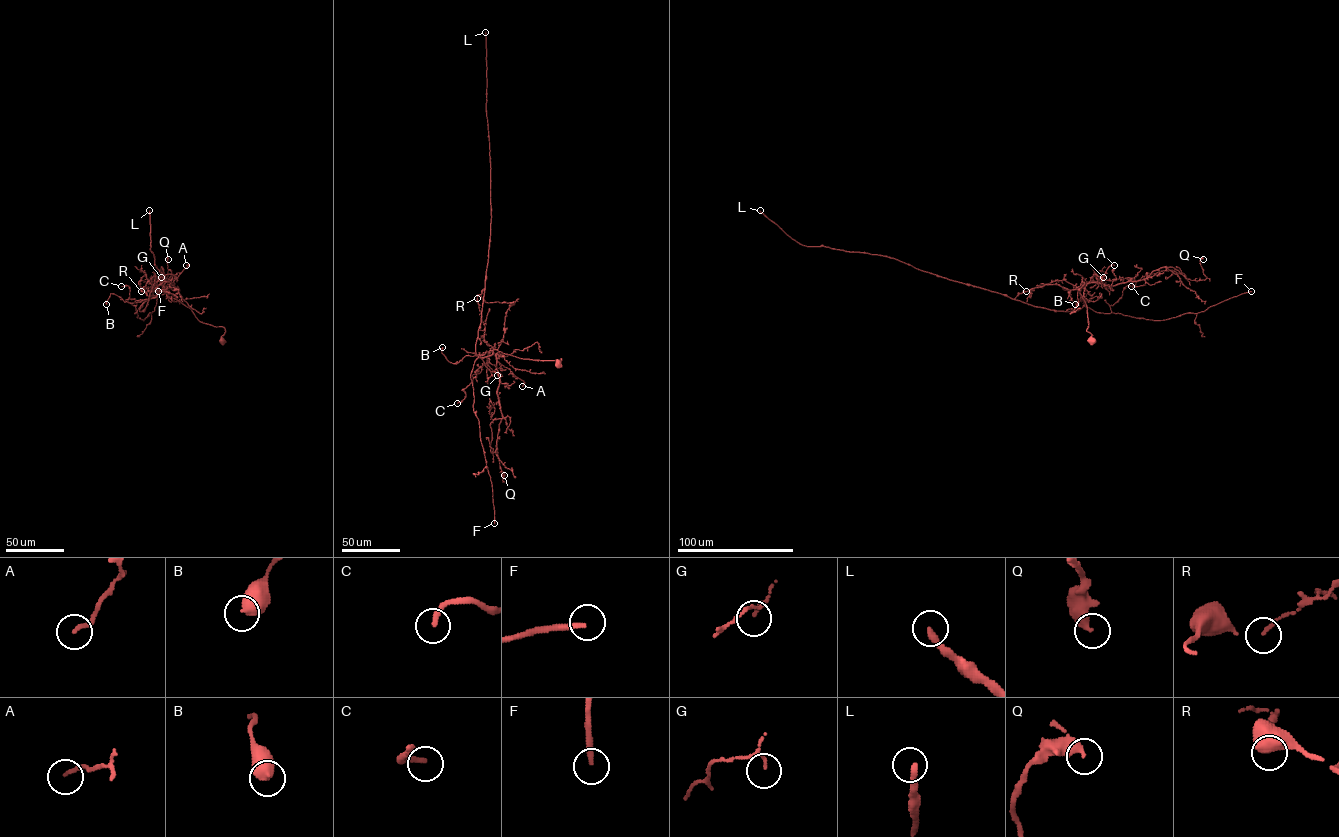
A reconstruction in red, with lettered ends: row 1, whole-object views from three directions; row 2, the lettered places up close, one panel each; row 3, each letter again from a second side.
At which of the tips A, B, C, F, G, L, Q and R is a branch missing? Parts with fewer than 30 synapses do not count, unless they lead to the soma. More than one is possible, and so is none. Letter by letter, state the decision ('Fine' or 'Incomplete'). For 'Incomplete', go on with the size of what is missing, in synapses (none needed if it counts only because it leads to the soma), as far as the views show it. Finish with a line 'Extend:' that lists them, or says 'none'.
A: Fine
B: Fine
C: Fine
F: Incomplete. Roughly 80 synapses
G: Fine
L: Incomplete. Roughly 300 synapses
Q: Fine
R: Fine
Extend: F, L

